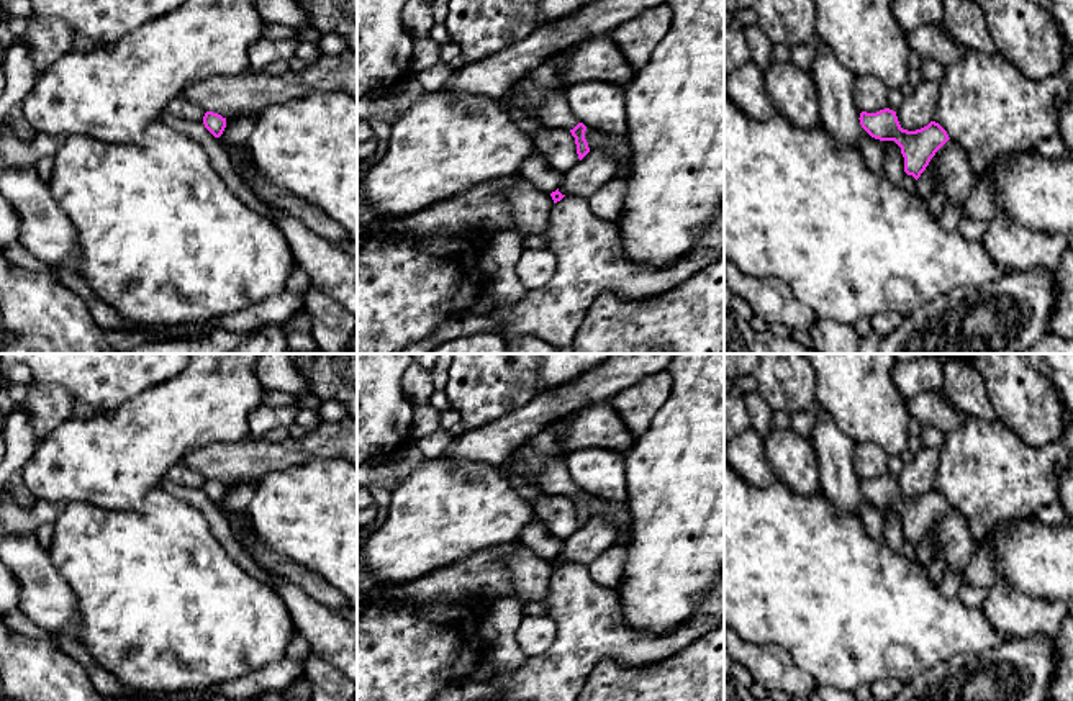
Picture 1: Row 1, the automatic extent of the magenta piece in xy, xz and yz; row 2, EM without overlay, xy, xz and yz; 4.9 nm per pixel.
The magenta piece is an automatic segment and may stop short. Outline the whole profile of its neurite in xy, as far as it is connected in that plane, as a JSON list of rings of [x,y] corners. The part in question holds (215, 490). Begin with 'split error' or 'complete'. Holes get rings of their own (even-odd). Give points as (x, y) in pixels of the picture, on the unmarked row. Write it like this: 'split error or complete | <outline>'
complete | [[[206,478],[203,483],[205,495],[215,503],[220,504],[226,495],[226,485],[218,480]]]

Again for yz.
complete | [[[890,475],[876,480],[862,478],[858,486],[872,504],[894,508],[901,514],[904,539],[916,547],[926,537],[935,519],[950,506],[947,498],[935,488],[916,498],[903,496],[896,478]]]

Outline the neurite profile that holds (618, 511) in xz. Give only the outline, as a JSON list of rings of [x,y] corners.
[[[586,493],[585,506],[590,518],[606,518],[613,521],[618,542],[624,542],[629,537],[632,531],[632,521],[626,500],[611,501]]]

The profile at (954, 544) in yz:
[[[948,506],[930,526],[929,534],[935,545],[935,555],[945,563],[945,572],[965,570],[976,554],[976,542],[968,532],[965,518]]]

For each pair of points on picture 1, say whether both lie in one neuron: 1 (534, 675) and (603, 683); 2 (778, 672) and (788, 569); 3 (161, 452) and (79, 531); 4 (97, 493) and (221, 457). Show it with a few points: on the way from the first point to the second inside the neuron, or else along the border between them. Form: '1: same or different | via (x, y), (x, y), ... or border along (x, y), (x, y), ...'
1: different | border along (623, 667), (611, 660), (602, 660), (584, 683)
2: different | border along (742, 637), (759, 644), (778, 646), (808, 673)
3: different | border along (67, 503), (126, 510), (141, 508)
4: different | border along (213, 444), (194, 449), (179, 462)

